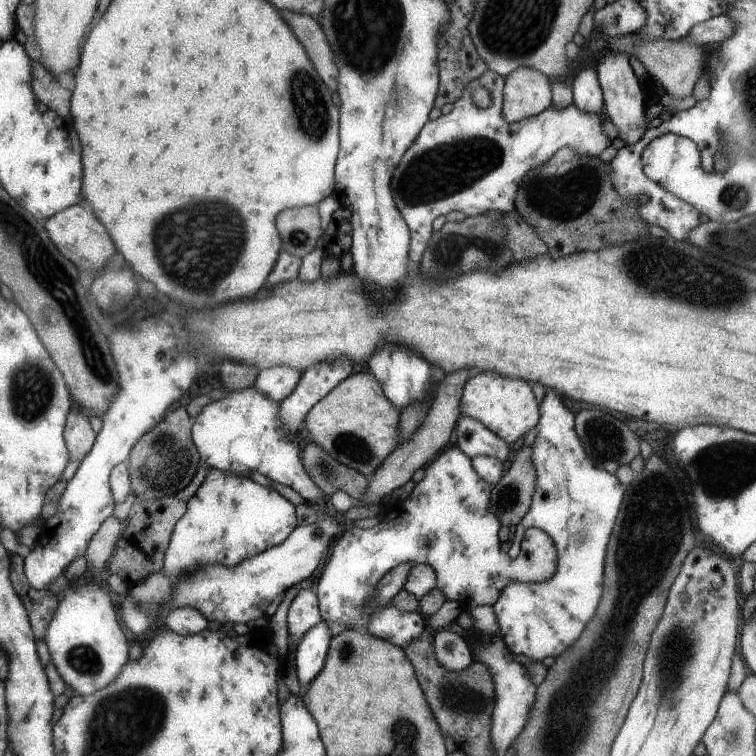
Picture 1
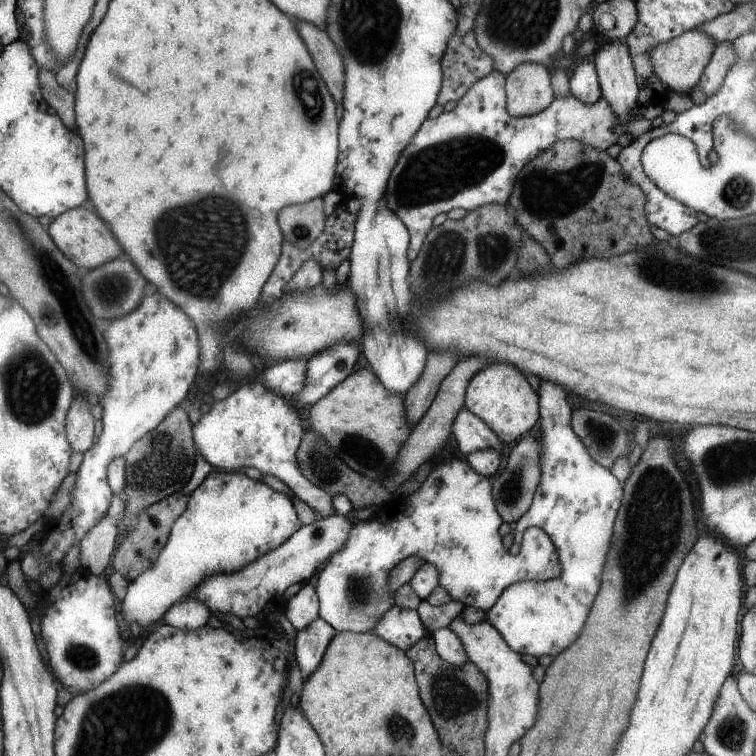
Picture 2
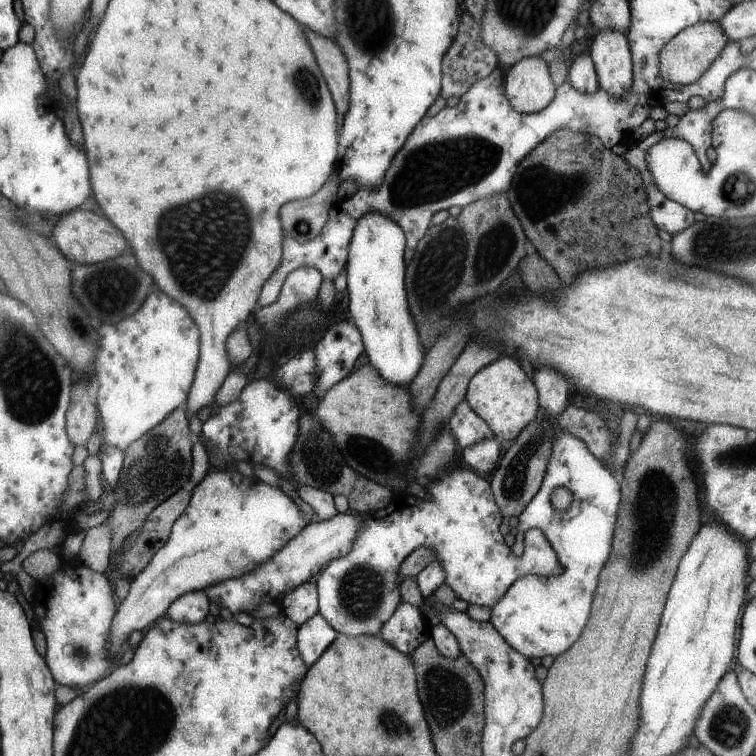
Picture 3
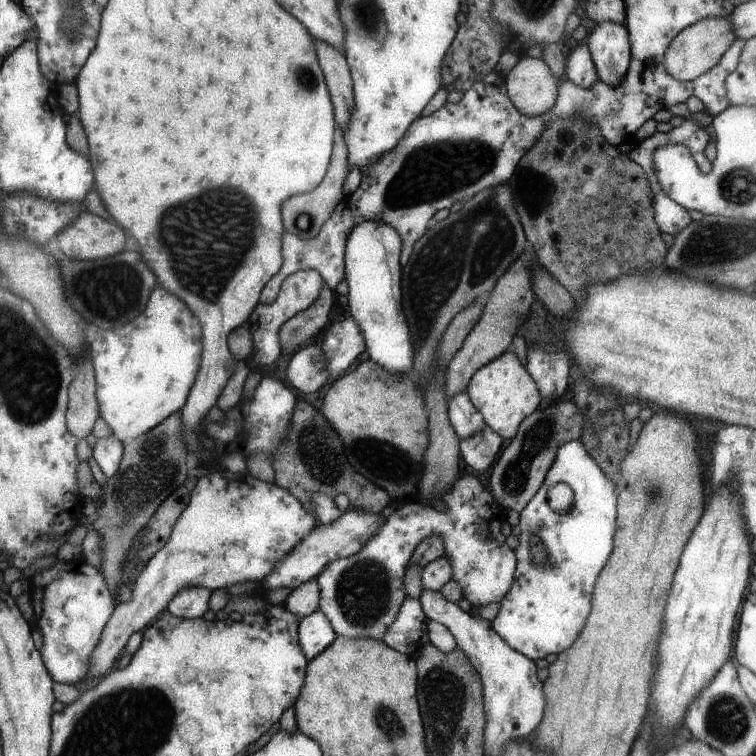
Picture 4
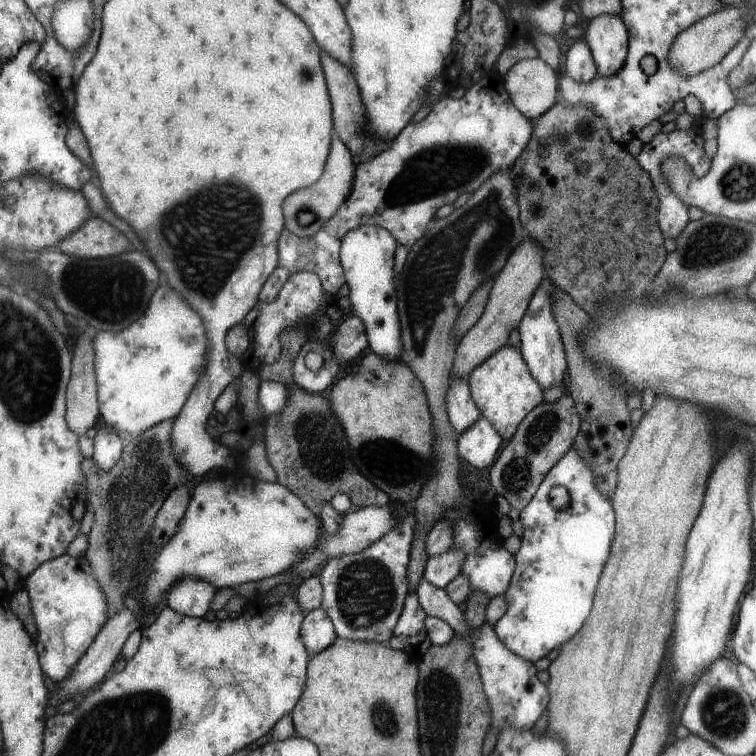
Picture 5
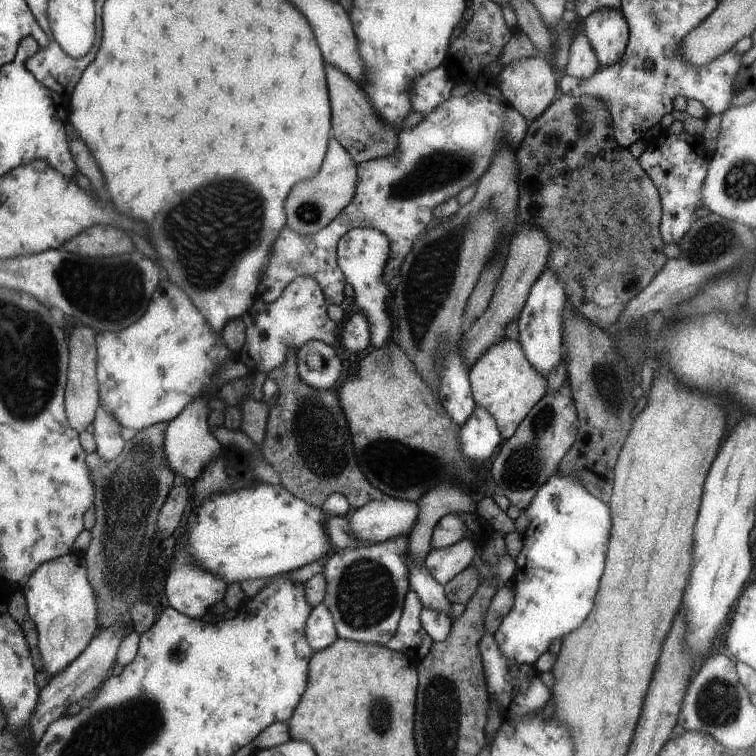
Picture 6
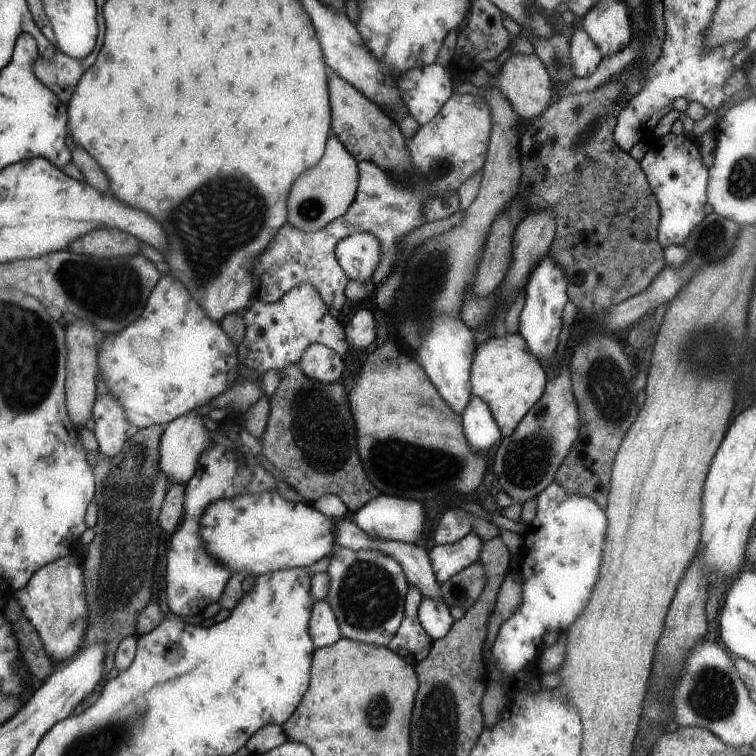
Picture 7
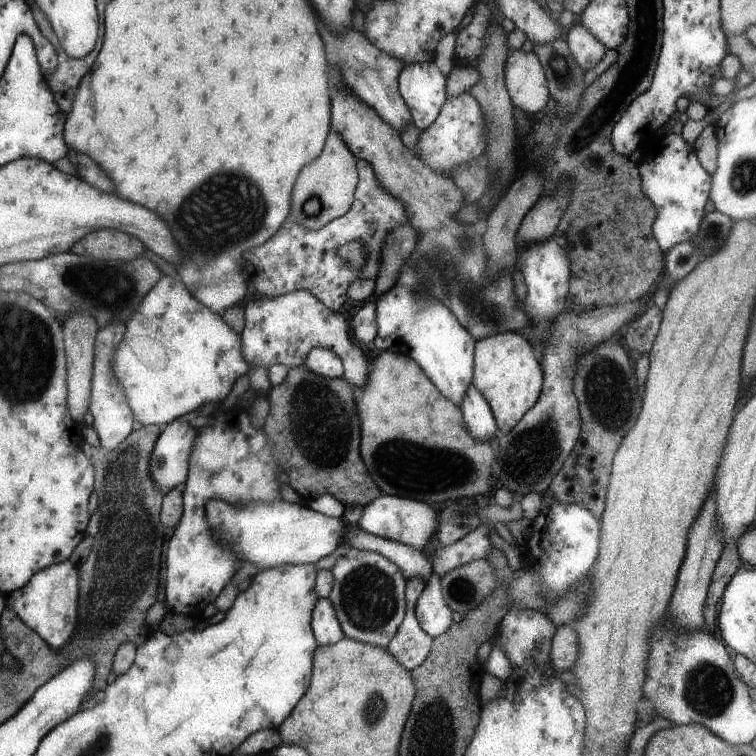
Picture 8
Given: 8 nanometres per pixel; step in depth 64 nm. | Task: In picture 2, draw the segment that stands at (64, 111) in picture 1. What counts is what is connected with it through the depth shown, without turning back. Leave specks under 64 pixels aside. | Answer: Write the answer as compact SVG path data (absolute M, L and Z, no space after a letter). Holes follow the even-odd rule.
M37 68L37 82L39 82L39 94L47 102L47 106L51 106L55 114L59 114L61 122L69 130L75 130L75 116L73 116L75 94L71 90L61 88L55 82L55 72L49 72L45 68Z

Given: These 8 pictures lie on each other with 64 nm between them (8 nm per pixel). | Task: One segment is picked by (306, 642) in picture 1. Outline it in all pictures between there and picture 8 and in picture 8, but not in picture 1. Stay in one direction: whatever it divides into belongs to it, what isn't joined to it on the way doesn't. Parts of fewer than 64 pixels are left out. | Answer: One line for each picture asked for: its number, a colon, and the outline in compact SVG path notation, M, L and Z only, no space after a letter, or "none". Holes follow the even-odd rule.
2: M315 618L313 622L309 622L305 630L297 632L293 640L293 648L295 648L293 652L295 652L297 666L301 670L301 676L305 680L319 666L333 636L337 636L337 630L331 624L327 624L323 618Z
3: M317 612L307 622L297 628L297 650L305 666L311 668L313 662L327 650L327 646L337 638L337 630L333 630L327 620Z
4: M315 610L313 614L301 618L297 636L299 636L299 646L309 662L315 656L319 656L327 646L331 646L333 640L337 638L335 630L331 628L331 622L321 610Z
5: M315 608L311 612L307 612L303 616L301 628L299 628L299 636L303 642L303 648L307 650L307 654L313 658L315 654L319 654L321 650L329 648L335 642L335 630L331 626L331 620L327 618L327 614L323 612L323 608Z
6: M319 602L317 606L311 608L303 628L305 628L305 640L313 654L331 646L339 638L335 632L335 626L333 626L333 618L331 618L329 610L323 606L323 602Z
7: M327 600L315 602L315 606L311 610L311 620L309 620L309 636L311 636L315 650L331 646L341 638L337 618Z
8: M319 598L315 608L313 608L313 618L311 618L311 628L313 628L313 636L317 640L319 646L329 646L335 644L337 640L341 640L345 634L339 626L335 608L331 604L329 598Z

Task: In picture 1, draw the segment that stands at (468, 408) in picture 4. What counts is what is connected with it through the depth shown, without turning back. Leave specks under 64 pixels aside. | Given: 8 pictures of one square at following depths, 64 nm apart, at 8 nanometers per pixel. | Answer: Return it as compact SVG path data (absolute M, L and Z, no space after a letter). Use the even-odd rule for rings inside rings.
M459 416L455 424L457 448L471 460L475 456L491 456L499 464L505 464L509 456L509 444L491 434L481 422Z

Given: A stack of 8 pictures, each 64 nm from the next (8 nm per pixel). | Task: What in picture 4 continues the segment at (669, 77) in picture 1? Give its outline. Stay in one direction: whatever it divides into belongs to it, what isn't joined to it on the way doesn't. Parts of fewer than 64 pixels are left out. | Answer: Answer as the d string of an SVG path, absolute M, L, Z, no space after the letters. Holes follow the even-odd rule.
M727 16L723 18L705 18L705 20L697 20L695 24L683 28L679 34L675 34L675 38L671 40L671 44L665 50L665 70L671 78L677 78L679 82L691 82L697 76L701 76L703 72L711 70L715 64L719 64L721 56L727 52L727 48L737 40L737 36L733 34L733 26L729 22Z

